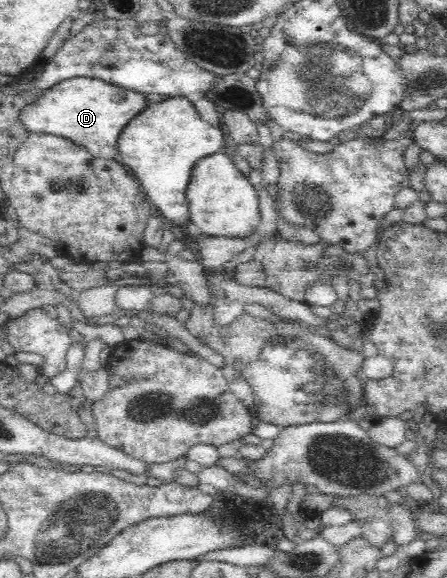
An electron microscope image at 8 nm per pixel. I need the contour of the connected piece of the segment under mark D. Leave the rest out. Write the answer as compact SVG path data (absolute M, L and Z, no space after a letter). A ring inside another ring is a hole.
M80 77L62 81L47 92L46 96L42 97L35 105L31 107L27 105L20 120L27 125L27 129L31 133L51 133L62 136L87 148L93 156L118 159L118 140L121 132L125 130L125 126L128 126L149 108L150 103L147 96L139 92L108 84L98 79Z

